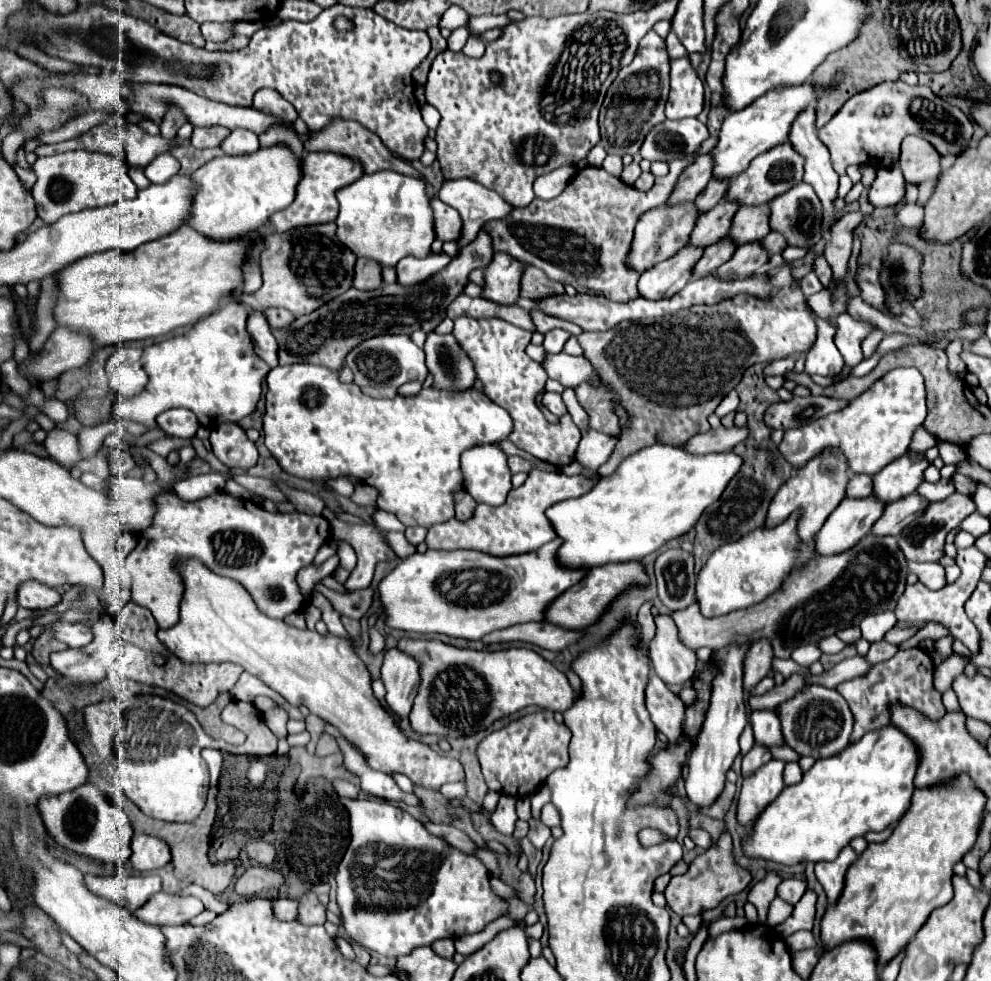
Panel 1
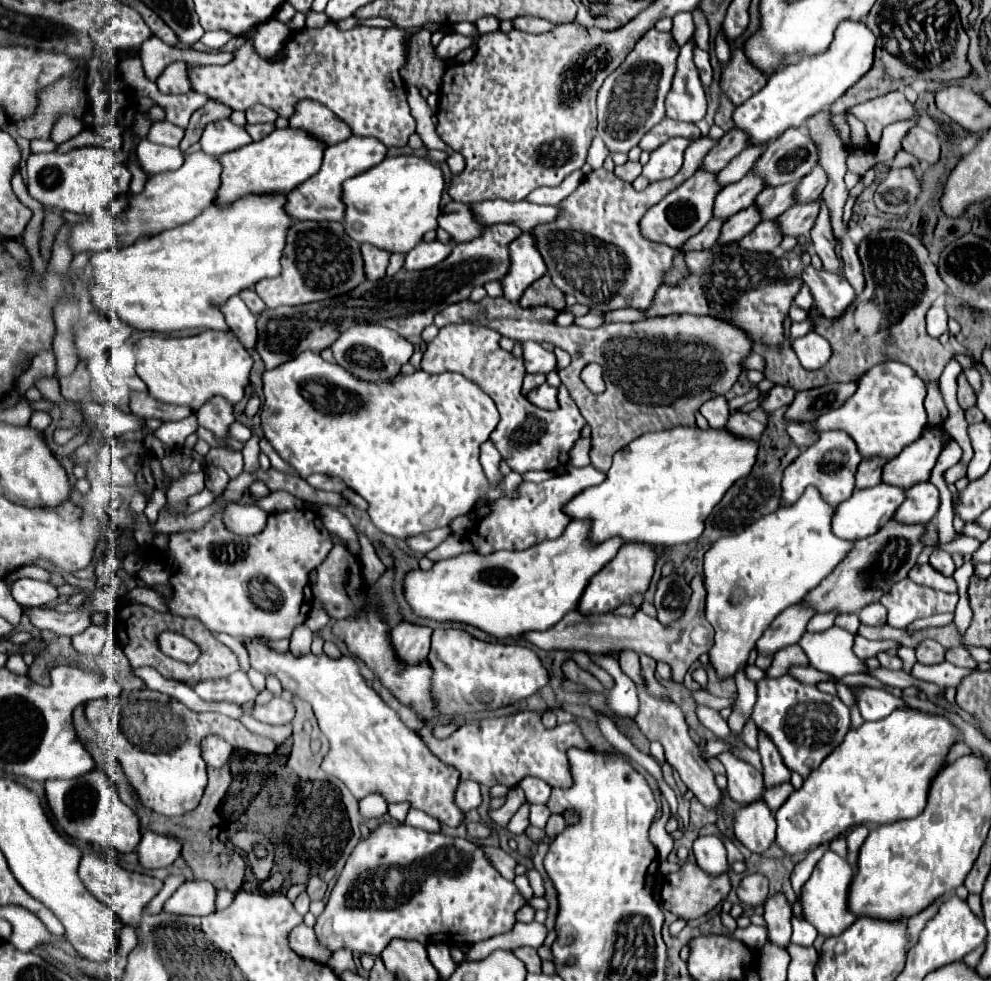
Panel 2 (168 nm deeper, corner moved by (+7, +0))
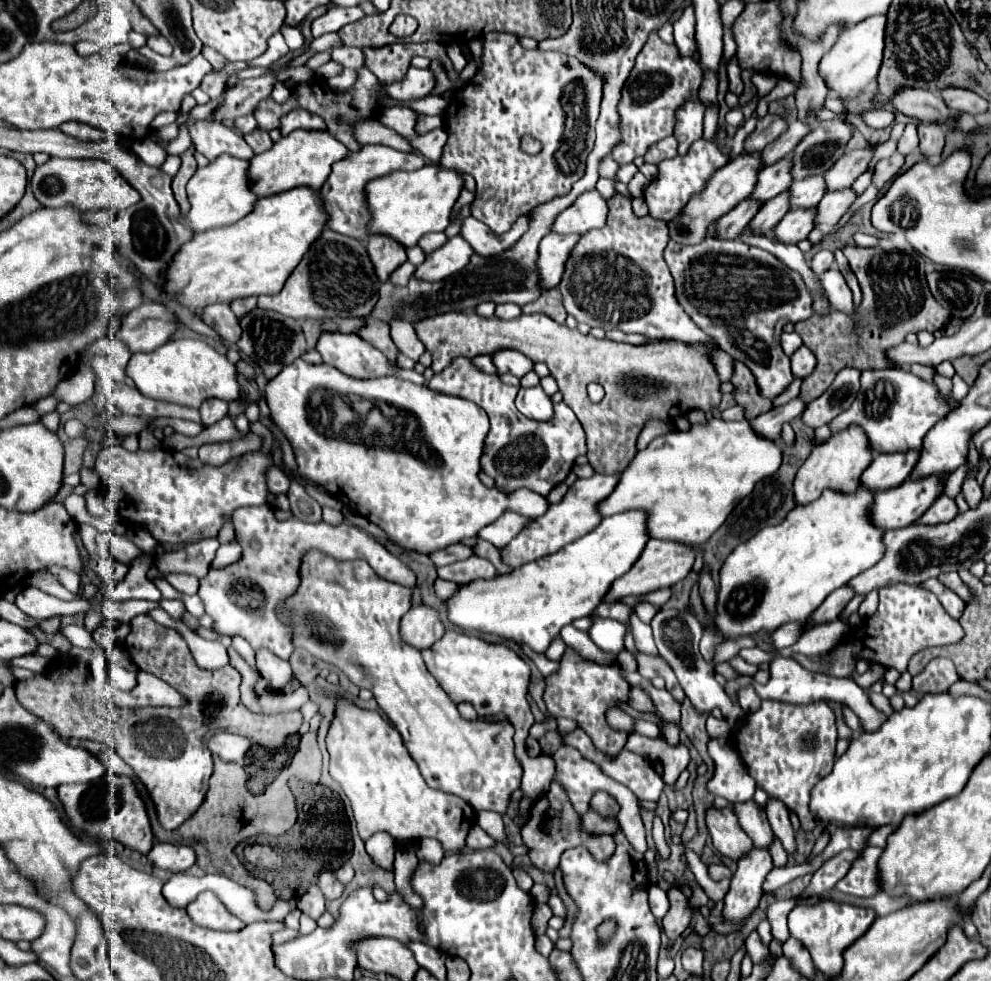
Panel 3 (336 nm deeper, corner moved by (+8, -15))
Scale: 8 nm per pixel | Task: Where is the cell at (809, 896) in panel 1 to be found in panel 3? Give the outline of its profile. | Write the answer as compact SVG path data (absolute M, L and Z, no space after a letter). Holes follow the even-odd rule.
M879 827L877 831L871 833L871 839L869 839L869 845L879 845L879 847L885 847L887 845L887 837L895 831L895 827Z

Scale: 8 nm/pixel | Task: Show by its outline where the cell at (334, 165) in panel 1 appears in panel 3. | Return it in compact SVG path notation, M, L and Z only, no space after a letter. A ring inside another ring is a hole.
M363 145L359 151L349 153L345 159L333 165L329 179L321 189L321 199L325 199L323 201L325 213L329 215L327 227L353 239L361 239L361 241L369 239L369 235L365 235L365 227L369 223L369 211L365 211L365 183L397 169L411 171L411 169L421 169L423 165L425 165L423 155L417 155L413 151L403 153L387 145Z

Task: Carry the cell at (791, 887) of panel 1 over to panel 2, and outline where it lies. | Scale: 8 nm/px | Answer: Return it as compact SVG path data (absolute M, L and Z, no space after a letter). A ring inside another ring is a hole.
M776 892L764 904L764 918L768 922L768 940L778 946L788 946L792 934L792 910L782 892Z

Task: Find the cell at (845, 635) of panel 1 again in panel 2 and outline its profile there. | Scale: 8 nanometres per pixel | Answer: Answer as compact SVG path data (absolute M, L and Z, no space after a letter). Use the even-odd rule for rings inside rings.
M840 614L840 616L836 618L834 626L838 626L838 628L844 628L844 630L848 630L850 634L858 634L858 628L860 628L858 614Z

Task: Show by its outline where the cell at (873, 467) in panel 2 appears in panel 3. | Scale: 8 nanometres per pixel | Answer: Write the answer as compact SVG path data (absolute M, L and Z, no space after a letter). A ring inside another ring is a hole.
M903 451L893 455L875 455L873 463L863 471L861 483L871 491L885 491L901 485L917 465L921 451Z

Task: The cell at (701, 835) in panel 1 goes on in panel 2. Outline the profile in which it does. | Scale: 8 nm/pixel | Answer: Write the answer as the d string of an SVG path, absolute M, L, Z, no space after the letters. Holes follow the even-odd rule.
M698 836L694 840L694 856L696 862L702 870L706 872L714 872L720 874L724 870L728 870L728 862L726 862L726 850L724 844L718 836Z

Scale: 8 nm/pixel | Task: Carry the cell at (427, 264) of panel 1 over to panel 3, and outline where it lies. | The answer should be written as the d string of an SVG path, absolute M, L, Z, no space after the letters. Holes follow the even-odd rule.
M451 237L443 247L439 247L437 251L433 251L415 271L415 277L425 279L425 281L441 281L457 271L461 271L471 255L473 255L473 247L469 247L469 243L465 243L465 239Z

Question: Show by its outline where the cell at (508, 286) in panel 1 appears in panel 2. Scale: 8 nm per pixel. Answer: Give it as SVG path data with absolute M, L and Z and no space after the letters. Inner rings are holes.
M524 232L522 236L518 236L518 240L512 240L510 272L506 272L506 276L500 280L504 298L518 302L522 292L544 274L546 274L546 266L536 250L536 244L530 232Z

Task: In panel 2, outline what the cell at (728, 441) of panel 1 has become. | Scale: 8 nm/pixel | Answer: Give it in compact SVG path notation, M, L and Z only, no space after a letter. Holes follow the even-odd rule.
M756 408L750 414L734 412L730 416L728 424L726 424L726 430L732 436L742 436L742 438L748 438L748 440L758 440L760 434L766 428L766 420L768 420L768 414L762 408Z

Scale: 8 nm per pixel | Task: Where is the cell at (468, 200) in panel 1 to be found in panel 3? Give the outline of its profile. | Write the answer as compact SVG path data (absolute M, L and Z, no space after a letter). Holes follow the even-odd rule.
M597 189L585 191L577 197L577 201L561 211L553 223L553 231L557 233L585 233L605 225L609 207L607 201L599 195Z

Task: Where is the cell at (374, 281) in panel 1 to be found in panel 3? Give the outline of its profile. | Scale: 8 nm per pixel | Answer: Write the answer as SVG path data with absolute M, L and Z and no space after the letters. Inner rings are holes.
M371 235L367 251L381 281L387 281L389 275L407 261L405 247L401 247L401 243L393 243L393 239L385 239L385 235Z

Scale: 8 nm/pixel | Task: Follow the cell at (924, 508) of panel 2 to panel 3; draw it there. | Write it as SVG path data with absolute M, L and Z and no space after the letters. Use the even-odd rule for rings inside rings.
M941 495L933 503L933 507L929 507L929 511L925 511L925 515L921 515L917 521L919 523L945 523L945 521L953 519L957 513L959 513L959 509L955 505L955 499Z

